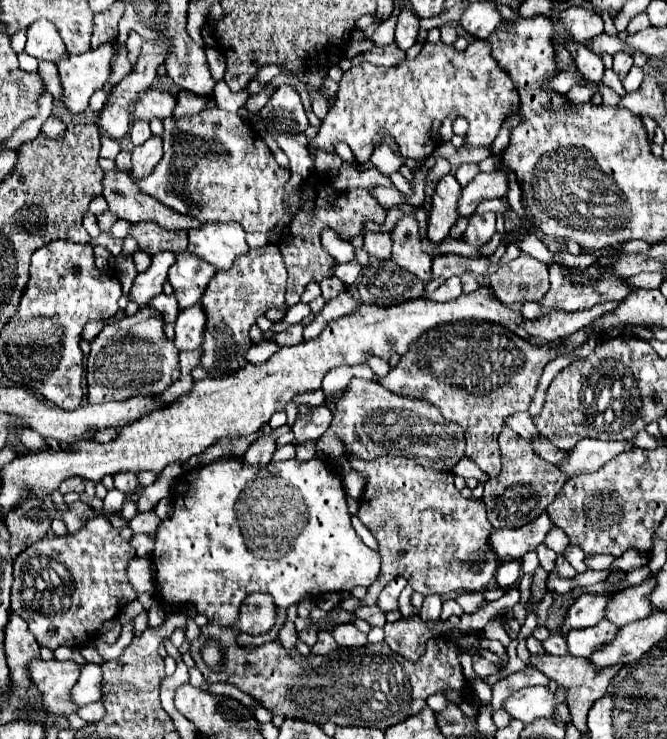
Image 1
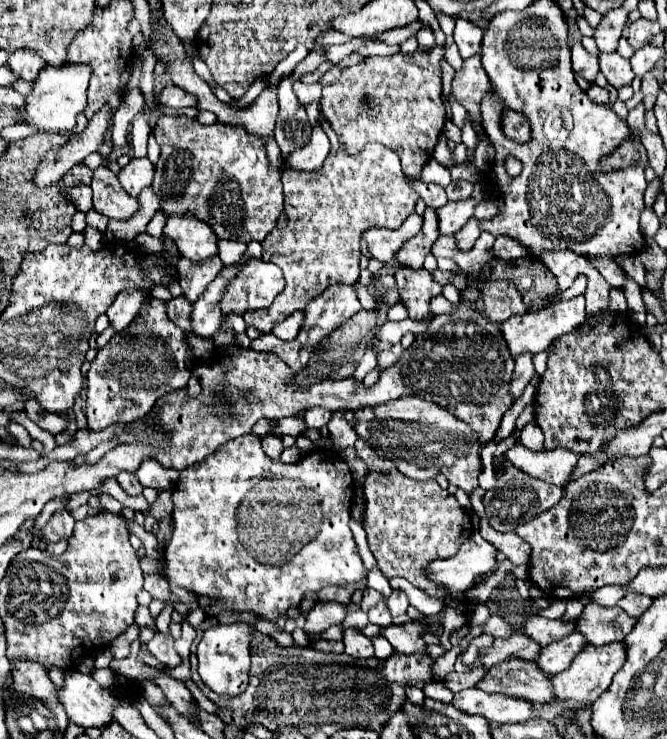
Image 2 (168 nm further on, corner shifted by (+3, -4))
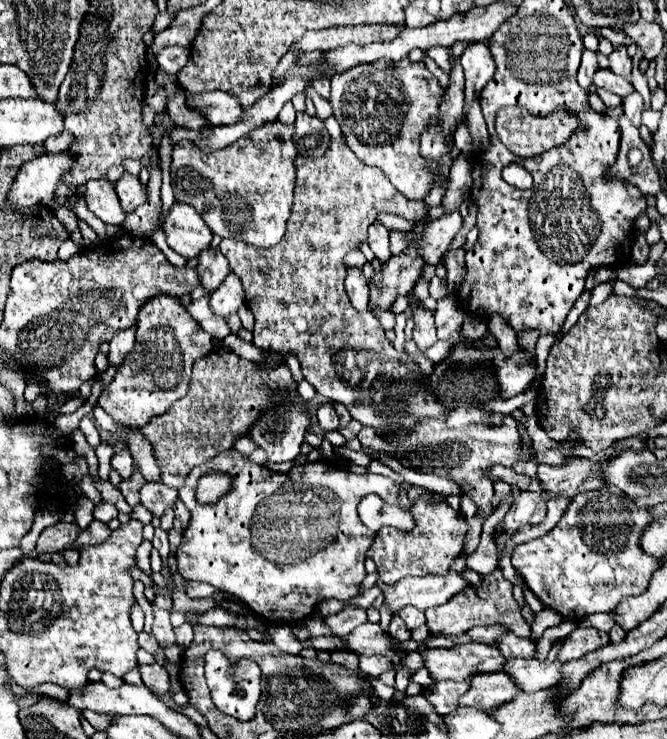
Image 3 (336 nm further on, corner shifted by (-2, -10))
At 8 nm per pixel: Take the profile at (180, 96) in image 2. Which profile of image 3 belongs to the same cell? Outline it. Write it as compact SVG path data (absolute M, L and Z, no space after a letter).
M185 92L185 96L189 96L189 108L197 108L197 112L205 112L205 116L209 116L209 122L213 126L235 124L241 118L241 106L227 92L201 92L197 96Z

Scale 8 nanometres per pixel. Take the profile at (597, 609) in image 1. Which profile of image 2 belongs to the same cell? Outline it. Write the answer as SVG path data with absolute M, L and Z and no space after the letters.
M530 616L526 620L526 624L522 626L522 634L526 634L528 638L532 638L534 642L538 642L542 648L568 636L570 632L576 630L576 620L564 624L560 618L558 620L548 620L542 616Z

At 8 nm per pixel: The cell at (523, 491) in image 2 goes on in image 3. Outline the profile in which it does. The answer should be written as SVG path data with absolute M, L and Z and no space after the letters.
M525 490L519 492L503 518L503 530L495 536L497 546L505 548L521 526L541 524L545 516L547 516L547 506L545 506L545 498L539 492L525 492Z

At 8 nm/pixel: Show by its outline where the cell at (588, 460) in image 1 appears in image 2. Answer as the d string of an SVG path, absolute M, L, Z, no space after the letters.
M512 446L504 452L504 458L518 470L532 474L538 480L544 480L554 486L564 486L570 478L578 454L572 450L544 450L544 452L532 452L526 446Z

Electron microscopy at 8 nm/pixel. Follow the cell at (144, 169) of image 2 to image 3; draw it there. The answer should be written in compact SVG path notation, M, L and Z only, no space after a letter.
M123 174L117 184L115 184L117 196L121 200L121 206L127 212L133 212L137 206L141 206L143 202L147 202L147 186L141 184L141 180L133 174Z

